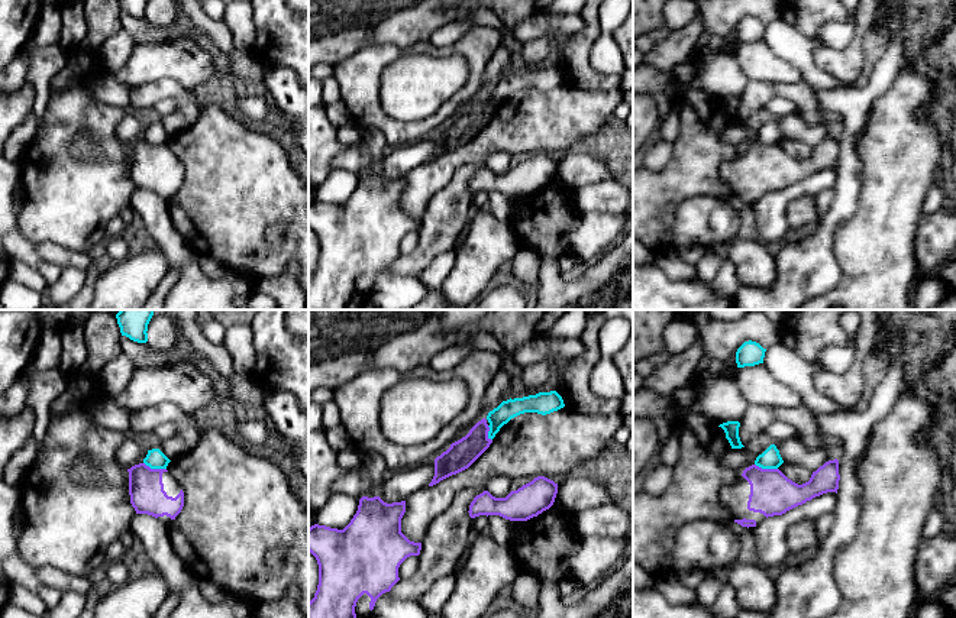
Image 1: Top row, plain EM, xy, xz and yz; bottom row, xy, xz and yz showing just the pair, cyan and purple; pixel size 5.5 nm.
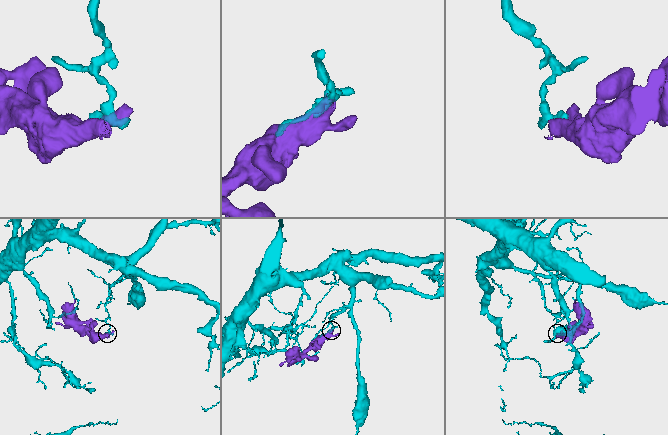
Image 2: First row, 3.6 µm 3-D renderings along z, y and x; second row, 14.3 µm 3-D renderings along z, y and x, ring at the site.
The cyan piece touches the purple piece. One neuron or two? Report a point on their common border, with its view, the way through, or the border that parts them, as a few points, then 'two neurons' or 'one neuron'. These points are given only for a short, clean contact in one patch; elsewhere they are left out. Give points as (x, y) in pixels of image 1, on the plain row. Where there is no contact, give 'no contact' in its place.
contact xy (155, 144); border xy (144, 138), (151, 144), (165, 145); two neurons

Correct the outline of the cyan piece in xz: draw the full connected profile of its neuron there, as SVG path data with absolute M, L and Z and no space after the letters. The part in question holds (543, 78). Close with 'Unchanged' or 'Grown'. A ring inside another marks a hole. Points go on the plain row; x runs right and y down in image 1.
M556 67L503 77L487 91L490 98L488 114L492 116L504 100L520 90L537 88L546 91L563 82L563 75Z. Unchanged

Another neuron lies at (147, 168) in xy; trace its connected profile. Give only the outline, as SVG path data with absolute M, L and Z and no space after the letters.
M139 139L127 145L130 179L136 190L148 190L169 201L184 182L184 168L167 145Z

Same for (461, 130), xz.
M478 97L469 109L435 135L435 152L429 162L468 145L492 119L488 113L490 98Z

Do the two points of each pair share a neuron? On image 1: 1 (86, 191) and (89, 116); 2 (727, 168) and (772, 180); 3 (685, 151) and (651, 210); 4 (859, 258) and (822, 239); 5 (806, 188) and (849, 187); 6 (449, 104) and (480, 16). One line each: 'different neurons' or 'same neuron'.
1: same neuron
2: same neuron
3: same neuron
4: different neurons
5: different neurons
6: different neurons

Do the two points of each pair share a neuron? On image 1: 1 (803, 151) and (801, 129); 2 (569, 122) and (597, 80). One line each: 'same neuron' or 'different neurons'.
1: different neurons
2: different neurons

